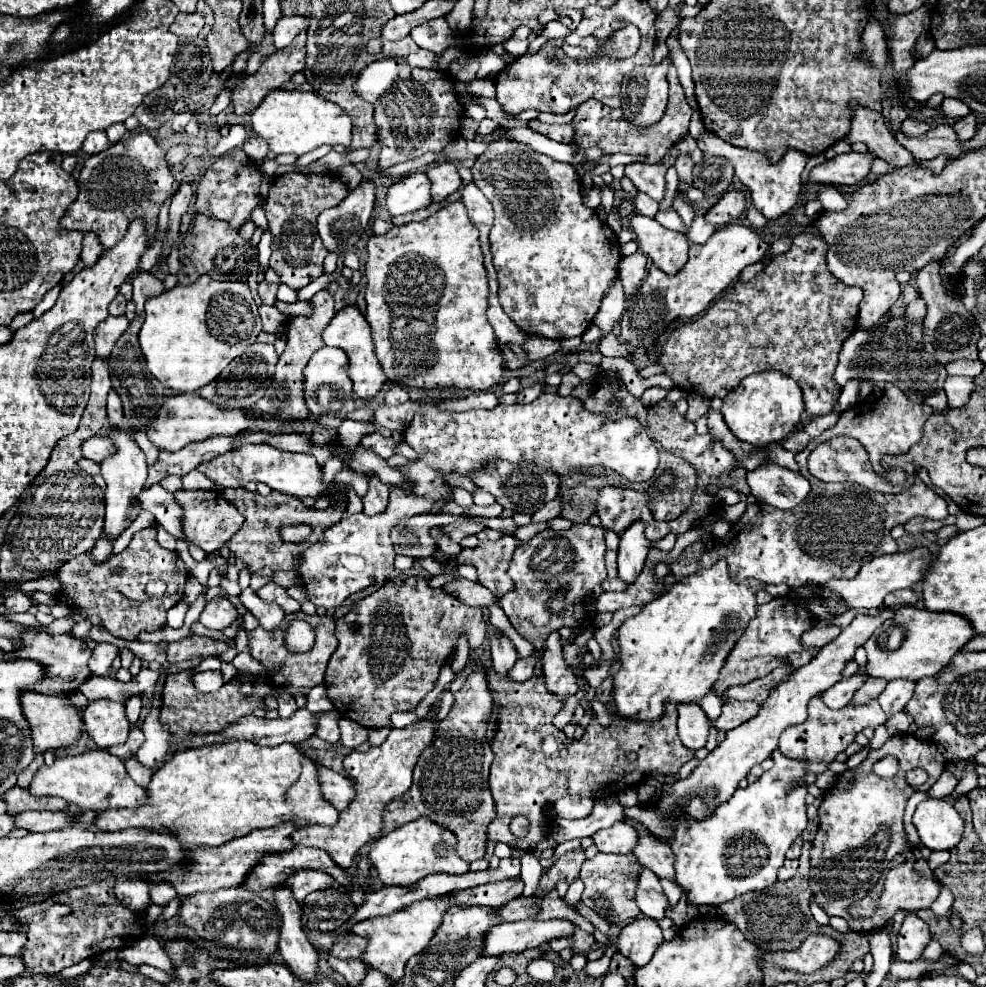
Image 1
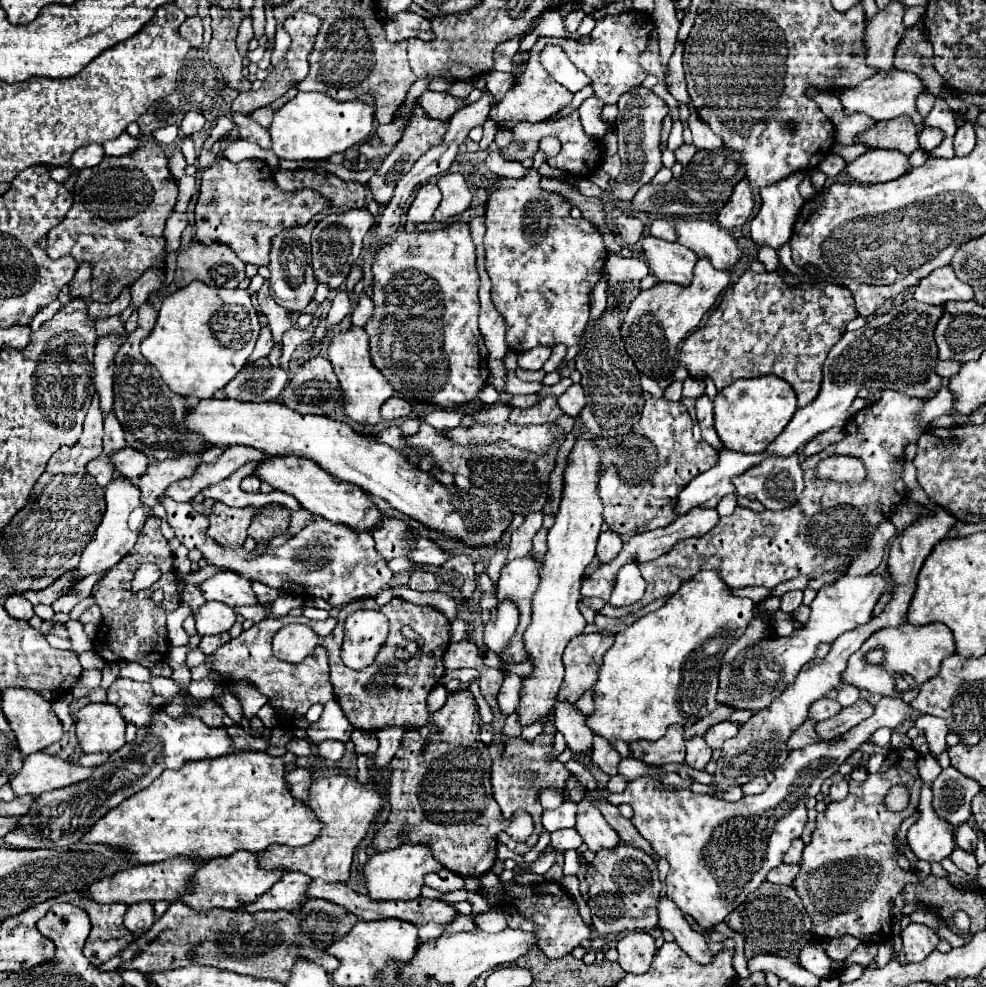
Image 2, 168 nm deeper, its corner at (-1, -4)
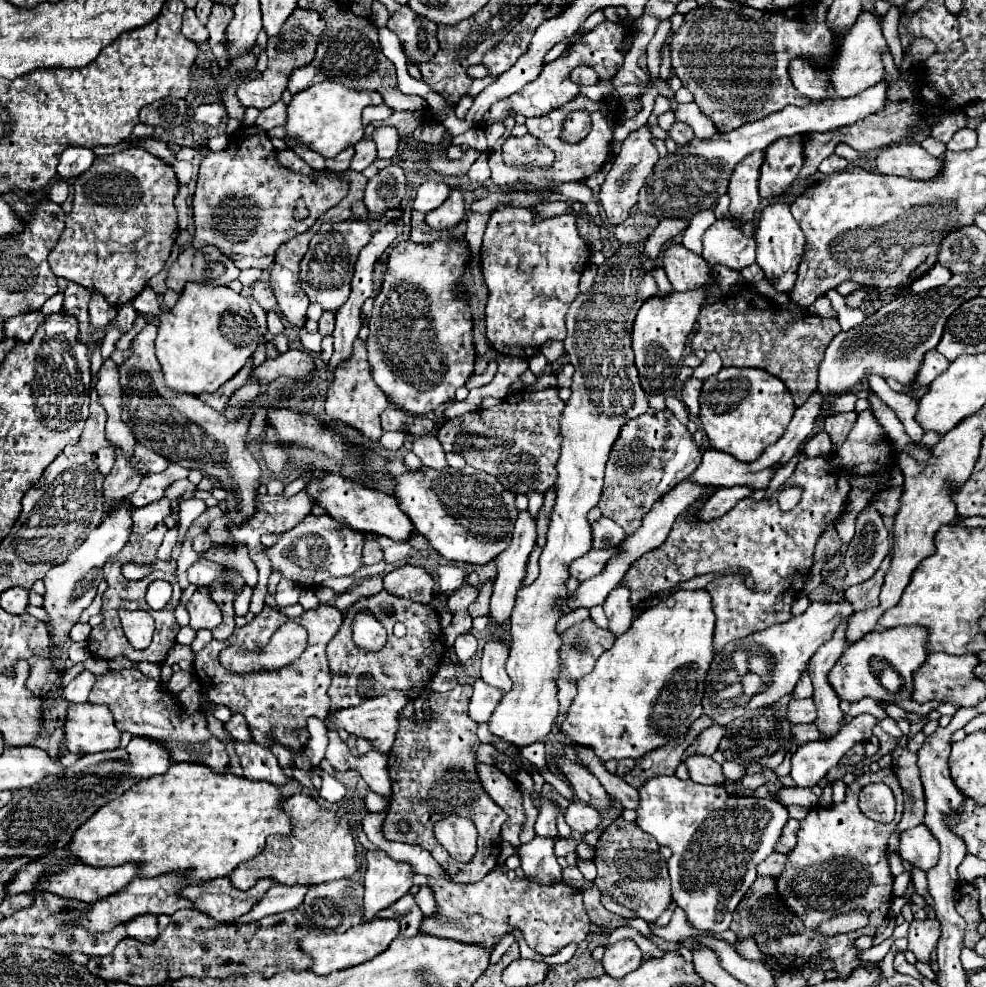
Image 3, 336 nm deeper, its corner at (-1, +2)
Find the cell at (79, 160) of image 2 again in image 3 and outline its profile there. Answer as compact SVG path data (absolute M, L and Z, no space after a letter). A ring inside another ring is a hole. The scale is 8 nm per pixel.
M66 148L58 160L58 178L70 180L78 178L94 162L94 152L90 148Z

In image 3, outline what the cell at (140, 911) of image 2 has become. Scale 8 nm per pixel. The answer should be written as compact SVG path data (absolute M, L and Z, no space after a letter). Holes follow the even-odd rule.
M142 914L126 924L126 932L130 938L142 942L142 944L152 944L158 938L158 928L156 928L156 916L152 914Z

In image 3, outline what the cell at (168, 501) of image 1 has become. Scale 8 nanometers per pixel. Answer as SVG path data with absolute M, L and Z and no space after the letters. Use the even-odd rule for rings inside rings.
M306 516L296 528L284 532L280 542L272 548L266 548L266 554L272 560L274 570L280 570L284 578L298 582L304 588L324 582L330 576L350 576L362 566L362 546L364 534L338 524L338 520L326 516Z

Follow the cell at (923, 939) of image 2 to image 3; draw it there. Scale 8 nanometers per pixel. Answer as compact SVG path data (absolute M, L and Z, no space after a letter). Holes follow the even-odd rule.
M912 920L908 928L908 950L916 954L918 962L930 962L930 950L936 946L938 920Z

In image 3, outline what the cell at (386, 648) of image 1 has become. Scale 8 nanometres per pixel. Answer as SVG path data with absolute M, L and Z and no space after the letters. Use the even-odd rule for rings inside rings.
M382 590L374 596L360 598L344 614L344 622L342 622L338 634L328 644L328 660L330 660L330 668L332 668L332 684L328 688L328 696L332 700L332 712L342 710L342 708L350 708L350 706L358 706L366 698L378 696L380 692L384 692L388 688L402 688L402 690L420 688L438 670L440 660L446 652L444 634L442 634L442 628L438 622L438 614L434 612L432 606L408 602L406 608L396 608L394 616L386 616L380 610L380 604L394 602L394 600L402 600L402 598L396 598L396 596L388 594L386 590ZM358 610L372 610L376 614L376 618L382 622L382 626L386 628L388 642L384 644L384 648L380 652L368 654L368 652L360 650L358 646L352 644L352 618L356 616ZM396 622L402 622L408 628L408 634L404 638L396 638L392 634L392 626Z

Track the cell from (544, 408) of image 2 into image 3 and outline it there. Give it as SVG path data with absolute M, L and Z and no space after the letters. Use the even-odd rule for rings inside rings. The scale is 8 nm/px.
M558 388L518 390L508 394L500 404L488 410L468 412L464 416L446 420L438 428L438 440L446 452L460 454L470 466L484 470L500 480L500 484L514 494L528 494L530 490L546 492L554 486L558 476L556 462L560 458L560 416L564 402L558 398Z

